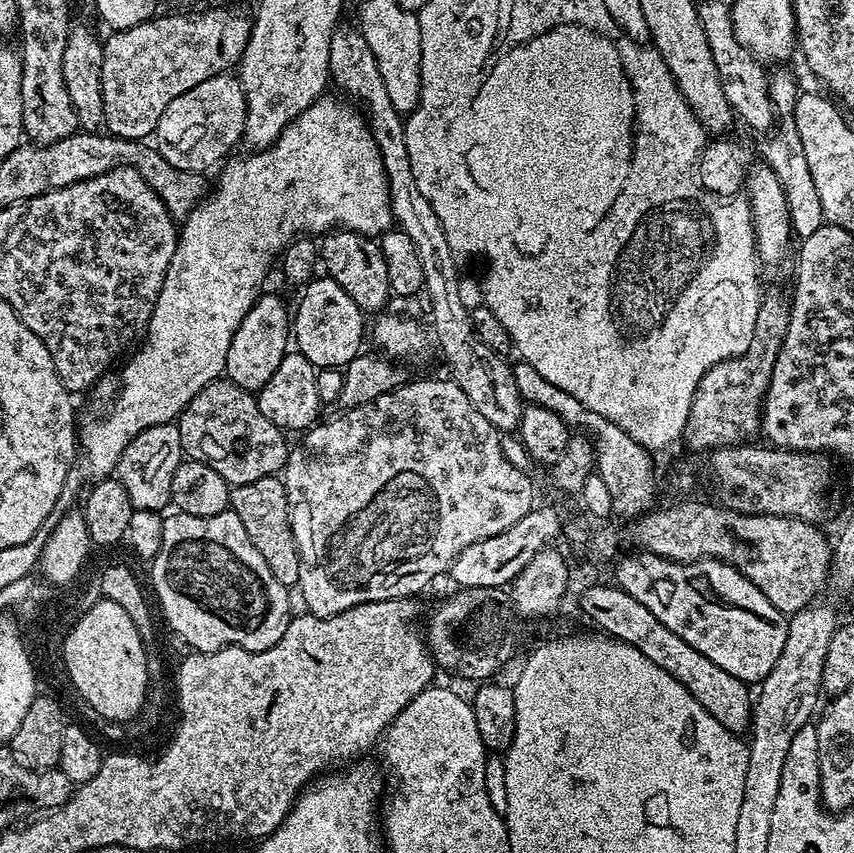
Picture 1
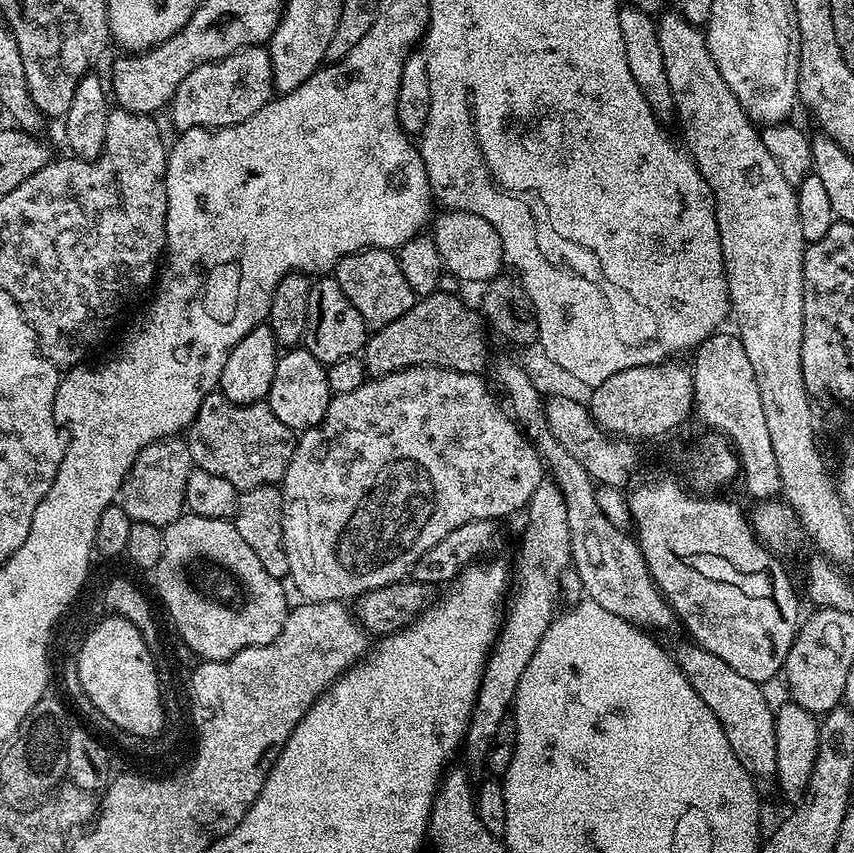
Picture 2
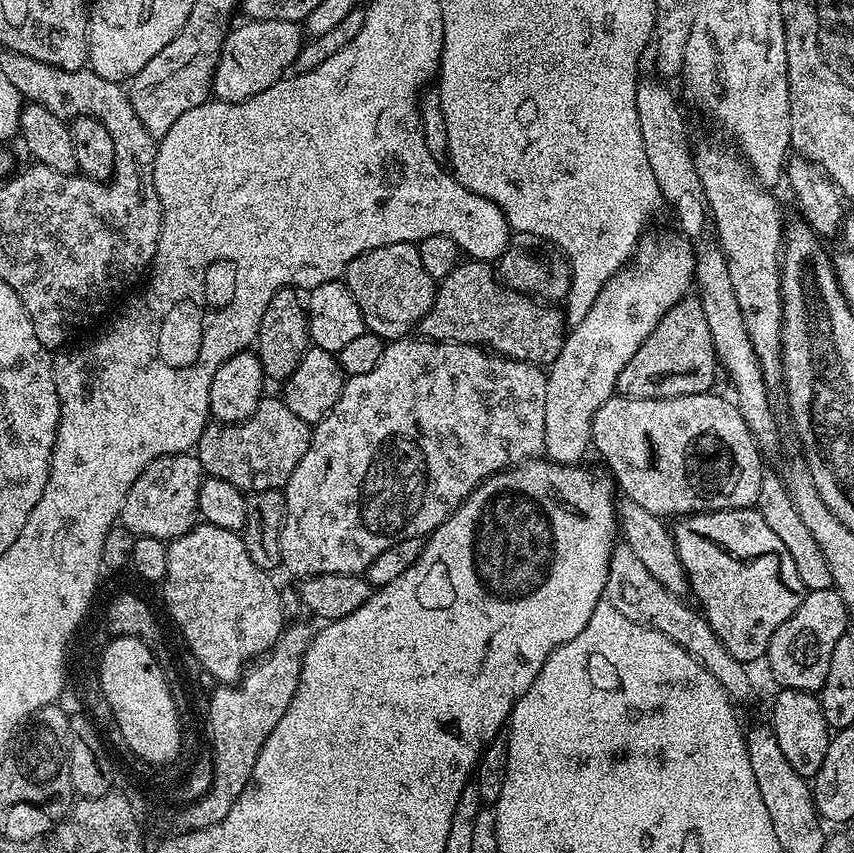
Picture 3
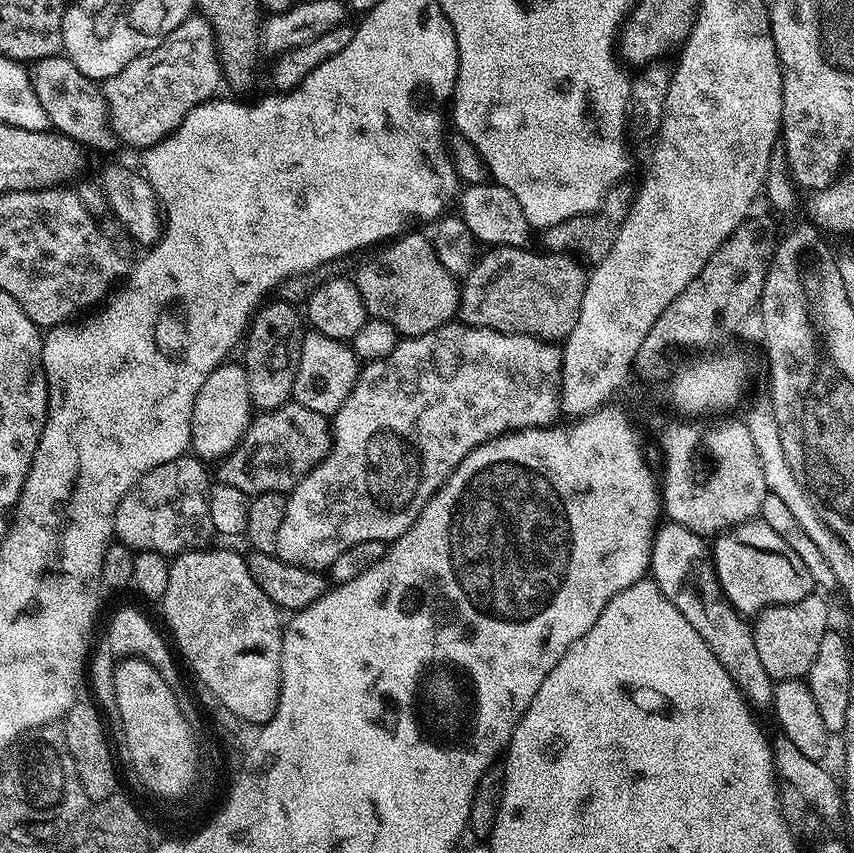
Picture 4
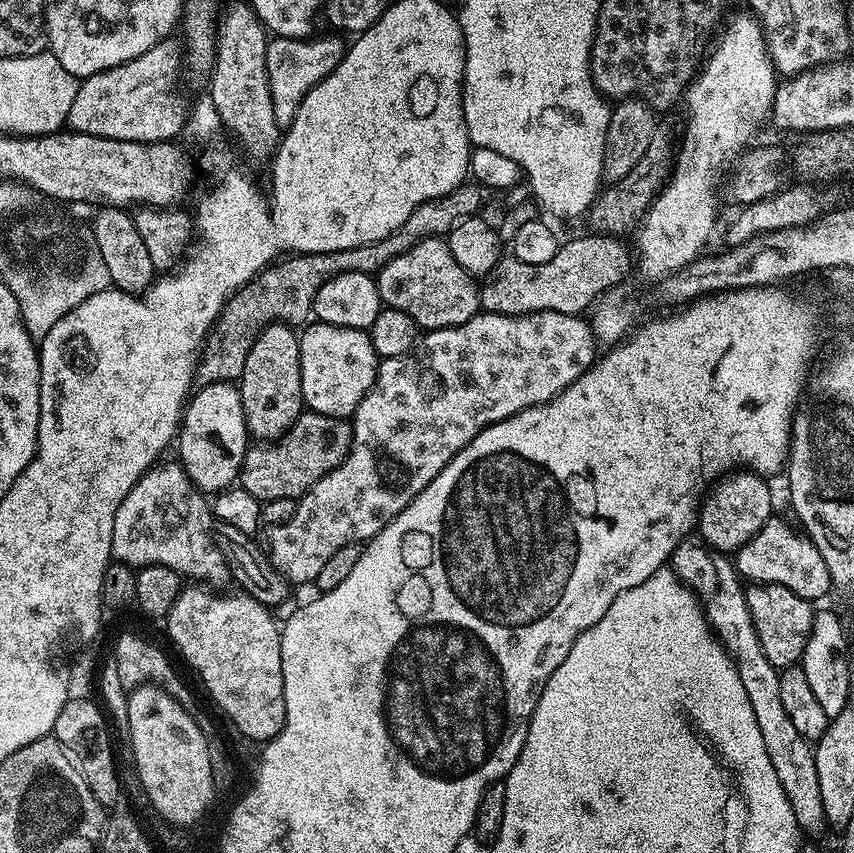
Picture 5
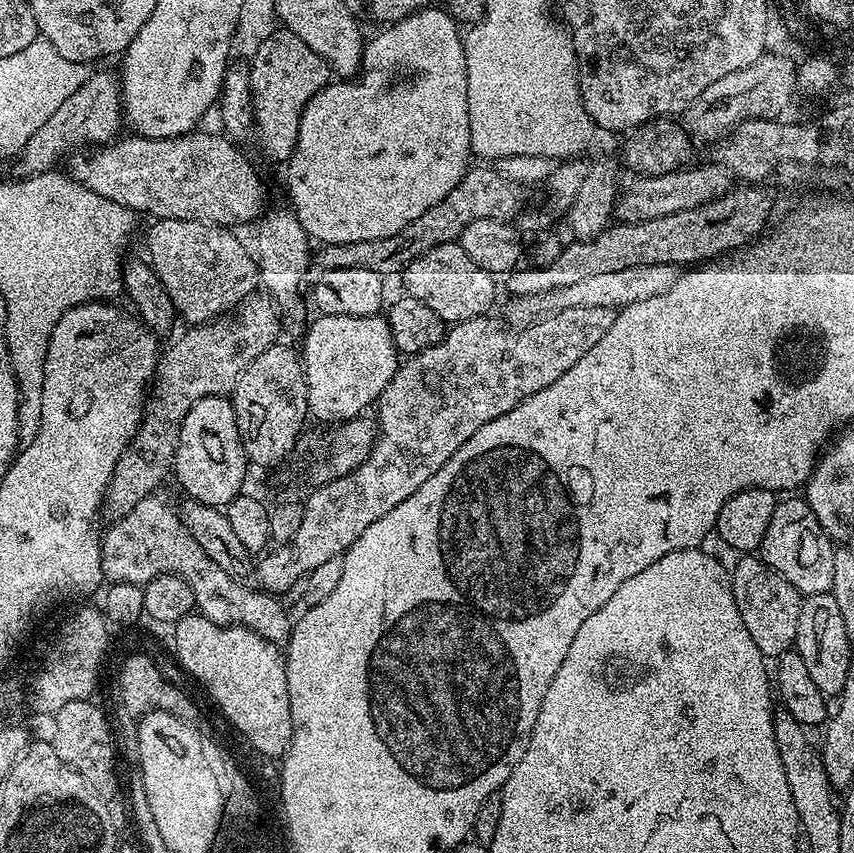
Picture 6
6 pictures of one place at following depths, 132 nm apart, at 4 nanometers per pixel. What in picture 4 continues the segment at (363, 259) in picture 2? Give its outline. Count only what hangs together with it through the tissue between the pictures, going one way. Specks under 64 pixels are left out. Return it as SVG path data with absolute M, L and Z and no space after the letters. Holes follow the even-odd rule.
M412 230L407 234L401 234L391 241L392 244L389 248L381 247L380 253L377 256L372 256L369 260L364 260L360 264L360 269L357 270L356 276L354 275L354 283L358 294L362 294L362 302L364 303L364 309L367 310L369 317L373 320L381 320L382 322L388 322L390 326L394 326L394 330L400 333L401 337L407 338L409 336L421 336L422 334L430 334L430 330L438 330L444 324L451 324L457 319L460 311L460 284L457 277L450 274L450 270L446 270L446 266L442 266L442 262L438 262L438 254L434 254L434 246L431 239L427 235L424 236L420 230Z

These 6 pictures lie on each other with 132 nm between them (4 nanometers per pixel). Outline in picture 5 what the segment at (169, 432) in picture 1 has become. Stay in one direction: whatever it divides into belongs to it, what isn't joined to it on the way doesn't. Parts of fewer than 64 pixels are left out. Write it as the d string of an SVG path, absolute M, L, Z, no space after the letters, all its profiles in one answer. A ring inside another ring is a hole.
M164 463L149 468L134 490L122 498L118 514L114 514L112 555L133 569L161 564L170 566L170 570L179 572L181 577L194 576L198 579L195 581L220 586L224 579L229 579L230 573L222 550L216 545L209 497L188 477L183 464Z

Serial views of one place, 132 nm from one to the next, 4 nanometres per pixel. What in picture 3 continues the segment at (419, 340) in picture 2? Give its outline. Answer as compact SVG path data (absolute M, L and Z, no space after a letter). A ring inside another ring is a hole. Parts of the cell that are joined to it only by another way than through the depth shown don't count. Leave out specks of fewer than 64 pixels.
M465 259L445 280L439 281L434 306L422 318L418 332L425 340L449 340L452 344L478 344L509 360L528 360L531 364L550 366L558 358L566 335L566 316L552 302L541 302L535 295L518 292L498 279L491 263Z

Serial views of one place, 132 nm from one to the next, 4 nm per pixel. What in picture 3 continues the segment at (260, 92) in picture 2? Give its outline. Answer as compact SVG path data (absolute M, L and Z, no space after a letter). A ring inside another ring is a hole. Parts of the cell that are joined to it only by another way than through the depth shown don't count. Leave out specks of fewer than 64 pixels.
M245 19L243 23L237 28L235 25L225 35L216 73L212 79L215 99L231 104L236 104L239 100L249 100L254 94L285 79L286 73L295 65L300 49L306 43L305 33L295 20Z

